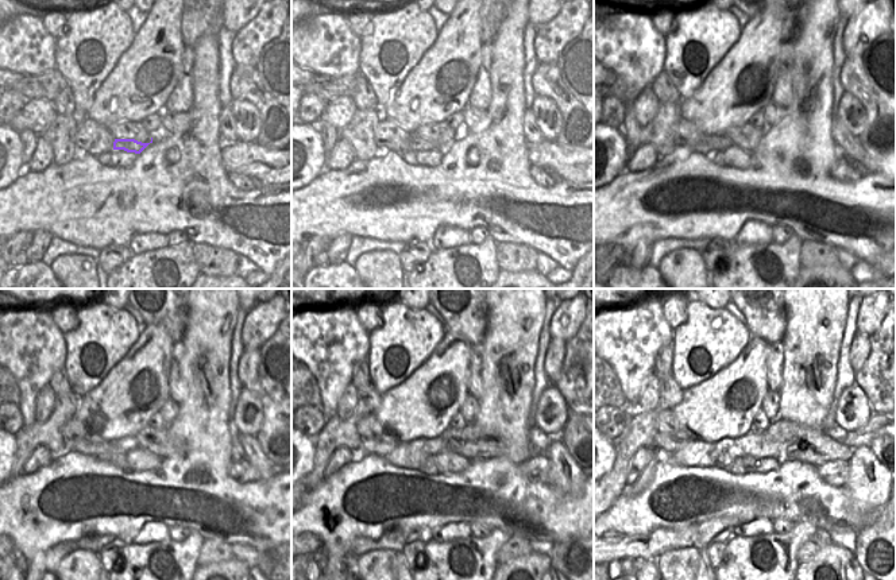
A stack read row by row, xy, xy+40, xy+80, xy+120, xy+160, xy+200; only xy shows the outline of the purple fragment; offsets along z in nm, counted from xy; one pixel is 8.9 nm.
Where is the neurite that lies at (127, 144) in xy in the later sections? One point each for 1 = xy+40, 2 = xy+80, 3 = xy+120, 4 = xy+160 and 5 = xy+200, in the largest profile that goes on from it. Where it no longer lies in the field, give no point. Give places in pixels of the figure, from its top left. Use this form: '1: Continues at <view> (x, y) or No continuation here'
1: Continues at xy+40 (416, 143)
2: Continues at xy+80 (718, 142)
3: Continues at xy+120 (92, 444)
4: Continues at xy+160 (385, 444)
5: Continues at xy+200 (669, 444)

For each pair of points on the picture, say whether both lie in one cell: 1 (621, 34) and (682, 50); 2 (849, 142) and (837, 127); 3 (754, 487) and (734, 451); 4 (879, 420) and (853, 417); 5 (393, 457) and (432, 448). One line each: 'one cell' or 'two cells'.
1: two cells
2: one cell
3: two cells
4: two cells
5: one cell

